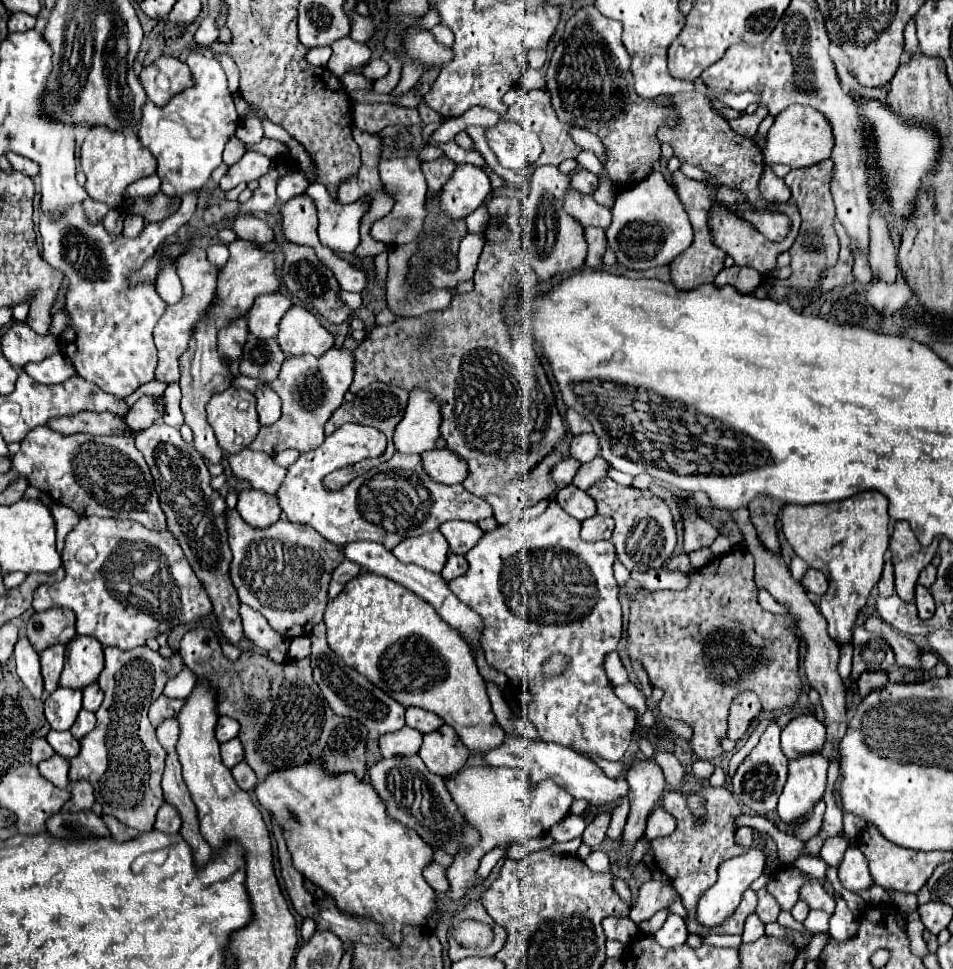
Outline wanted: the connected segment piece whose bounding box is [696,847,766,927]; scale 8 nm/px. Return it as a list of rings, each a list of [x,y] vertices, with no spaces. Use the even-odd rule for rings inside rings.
[[[750,847],[746,849],[742,855],[734,857],[734,859],[728,859],[724,863],[720,863],[718,867],[718,879],[712,887],[708,887],[700,901],[698,901],[698,907],[696,907],[696,921],[704,927],[716,927],[716,925],[722,925],[728,917],[734,915],[736,907],[740,905],[742,901],[742,895],[744,891],[750,887],[750,883],[754,879],[758,879],[762,875],[762,869],[766,865],[766,853],[764,849],[760,847]]]

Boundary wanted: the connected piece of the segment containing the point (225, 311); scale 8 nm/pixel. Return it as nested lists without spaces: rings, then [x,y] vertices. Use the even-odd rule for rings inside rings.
[[[234,241],[228,245],[230,259],[218,271],[218,287],[212,307],[206,311],[204,319],[196,323],[194,335],[190,339],[190,347],[180,357],[180,389],[182,389],[182,413],[184,425],[188,425],[194,433],[194,449],[204,457],[204,461],[216,465],[220,463],[224,451],[216,443],[212,427],[206,423],[206,403],[218,391],[224,391],[232,385],[234,373],[232,365],[220,359],[218,353],[218,331],[230,325],[234,319],[240,319],[248,313],[258,295],[274,293],[278,289],[278,275],[276,275],[276,255],[264,253],[256,243],[250,241]]]

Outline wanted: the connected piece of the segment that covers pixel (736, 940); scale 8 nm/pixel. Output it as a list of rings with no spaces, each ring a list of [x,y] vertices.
[[[710,935],[704,941],[718,947],[738,947],[742,943],[742,937],[740,935]]]

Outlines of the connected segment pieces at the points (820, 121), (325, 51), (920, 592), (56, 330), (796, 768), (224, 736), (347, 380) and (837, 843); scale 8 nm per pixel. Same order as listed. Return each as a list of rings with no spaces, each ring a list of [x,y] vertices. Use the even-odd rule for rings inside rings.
[[[790,105],[782,113],[776,115],[774,125],[766,135],[764,147],[764,163],[766,165],[790,165],[792,169],[814,165],[830,155],[830,147],[834,145],[834,137],[830,131],[830,123],[824,119],[822,113],[812,111],[812,107]]]
[[[326,45],[326,47],[314,47],[310,53],[308,53],[308,63],[314,63],[318,67],[324,67],[328,61],[330,61],[330,55],[332,55],[332,49]]]
[[[922,585],[916,587],[914,603],[918,607],[918,617],[920,619],[930,619],[932,617],[934,609],[936,609],[936,603],[934,603],[934,599],[932,599],[932,595],[930,595],[930,591],[926,587],[922,587]]]
[[[62,308],[52,316],[49,330],[51,334],[58,336],[65,330],[66,322],[68,324],[68,321],[70,320],[66,313],[66,310]]]
[[[820,753],[800,755],[788,763],[788,779],[778,801],[778,817],[784,823],[794,823],[798,815],[806,815],[814,801],[824,795],[826,789],[828,759]]]
[[[220,717],[218,723],[216,723],[216,739],[220,743],[230,741],[230,739],[234,739],[238,735],[238,729],[240,729],[238,721],[234,721],[230,717]]]
[[[330,349],[320,357],[314,355],[286,357],[278,379],[270,383],[270,387],[282,399],[282,417],[272,425],[260,427],[260,433],[252,441],[250,449],[272,455],[276,453],[276,447],[288,449],[288,445],[282,445],[282,441],[292,441],[292,449],[298,449],[298,453],[308,453],[320,447],[324,439],[322,437],[324,423],[344,403],[344,393],[348,391],[350,383],[352,383],[352,353],[346,349]]]
[[[834,835],[830,839],[826,839],[822,851],[820,851],[820,857],[828,863],[828,861],[840,861],[844,851],[848,847],[848,841],[844,839],[844,835]]]

